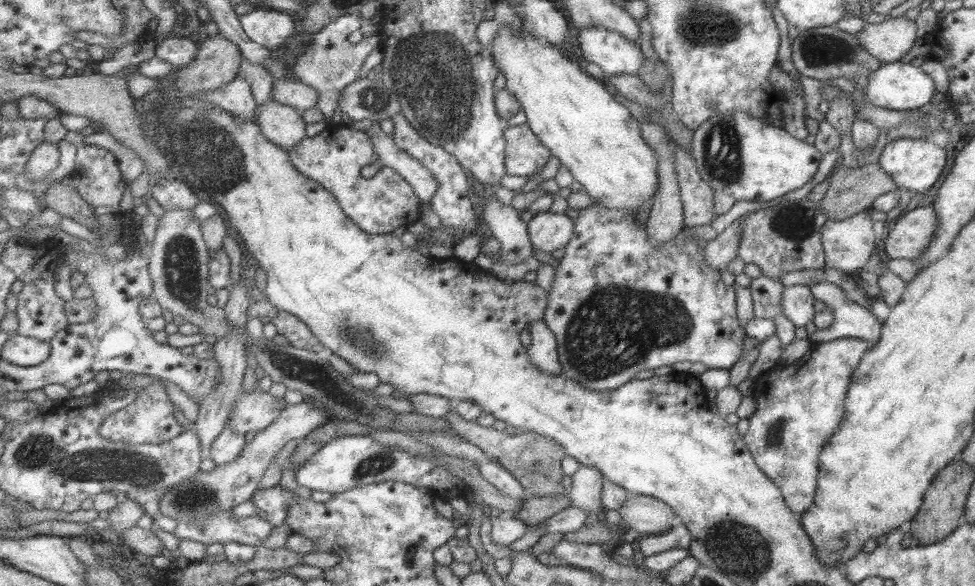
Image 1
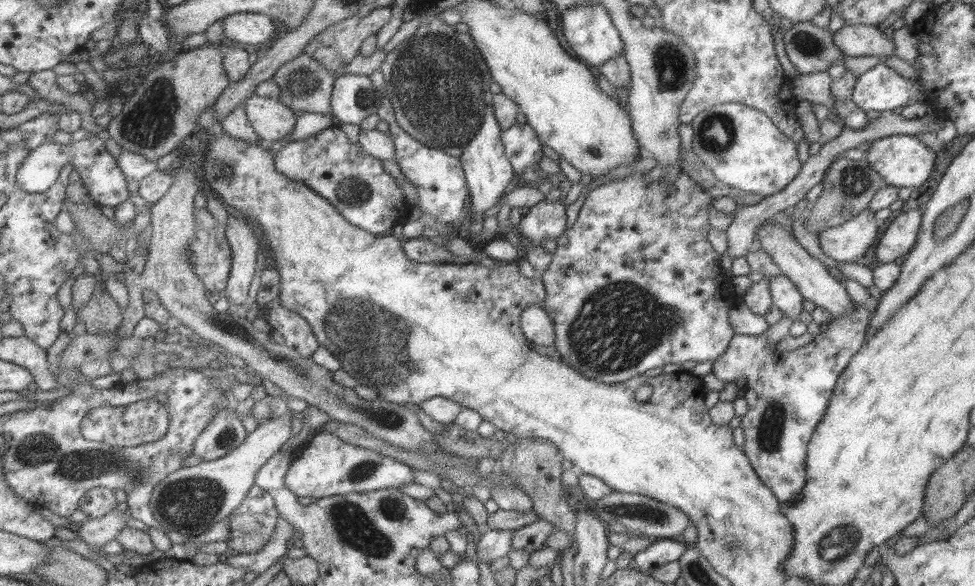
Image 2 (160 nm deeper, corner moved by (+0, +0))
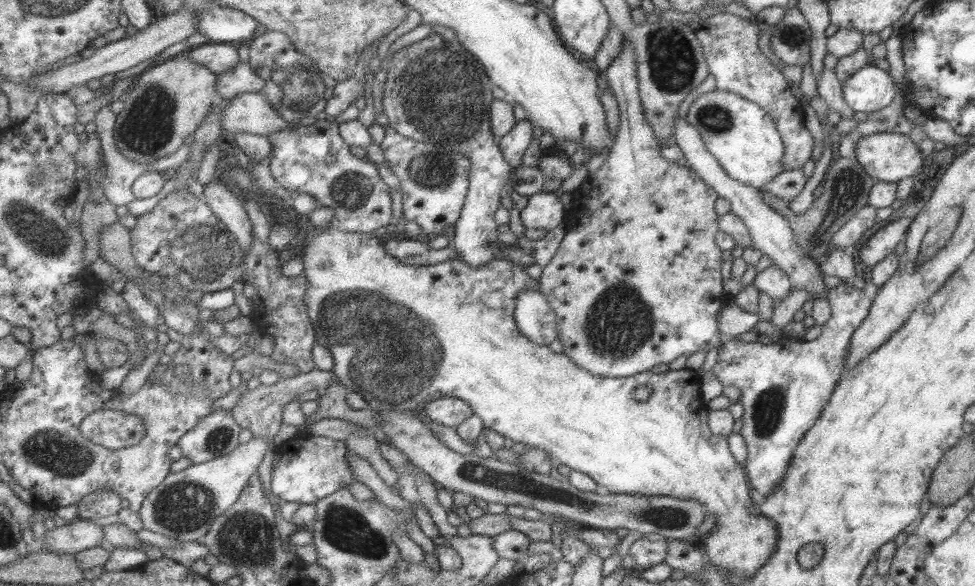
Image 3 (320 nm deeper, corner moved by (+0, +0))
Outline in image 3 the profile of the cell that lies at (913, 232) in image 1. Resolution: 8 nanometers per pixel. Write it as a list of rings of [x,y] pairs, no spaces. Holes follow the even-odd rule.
[[[899,218],[897,222],[889,223],[877,230],[873,236],[859,249],[859,260],[865,267],[872,268],[878,264],[887,254],[891,254],[896,244],[906,236],[909,224],[914,220]]]

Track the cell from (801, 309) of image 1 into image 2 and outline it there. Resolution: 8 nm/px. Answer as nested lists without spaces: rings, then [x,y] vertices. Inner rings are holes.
[[[785,276],[766,277],[772,304],[782,313],[785,313],[792,323],[798,321],[799,313],[802,311],[801,302],[803,297],[798,288]]]

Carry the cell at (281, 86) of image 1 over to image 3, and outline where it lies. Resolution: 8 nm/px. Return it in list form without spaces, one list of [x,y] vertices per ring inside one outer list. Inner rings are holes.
[[[239,61],[218,77],[218,94],[224,100],[230,100],[244,92],[261,92],[265,86],[265,80],[255,72],[249,62]]]

